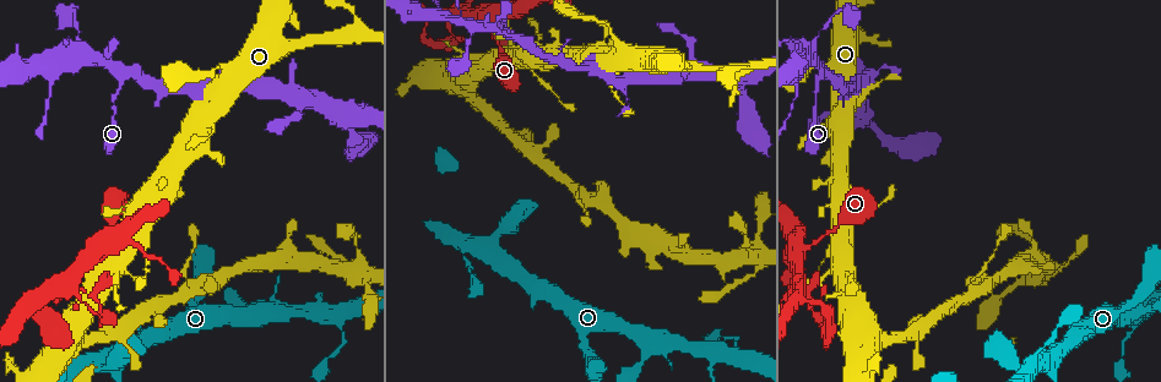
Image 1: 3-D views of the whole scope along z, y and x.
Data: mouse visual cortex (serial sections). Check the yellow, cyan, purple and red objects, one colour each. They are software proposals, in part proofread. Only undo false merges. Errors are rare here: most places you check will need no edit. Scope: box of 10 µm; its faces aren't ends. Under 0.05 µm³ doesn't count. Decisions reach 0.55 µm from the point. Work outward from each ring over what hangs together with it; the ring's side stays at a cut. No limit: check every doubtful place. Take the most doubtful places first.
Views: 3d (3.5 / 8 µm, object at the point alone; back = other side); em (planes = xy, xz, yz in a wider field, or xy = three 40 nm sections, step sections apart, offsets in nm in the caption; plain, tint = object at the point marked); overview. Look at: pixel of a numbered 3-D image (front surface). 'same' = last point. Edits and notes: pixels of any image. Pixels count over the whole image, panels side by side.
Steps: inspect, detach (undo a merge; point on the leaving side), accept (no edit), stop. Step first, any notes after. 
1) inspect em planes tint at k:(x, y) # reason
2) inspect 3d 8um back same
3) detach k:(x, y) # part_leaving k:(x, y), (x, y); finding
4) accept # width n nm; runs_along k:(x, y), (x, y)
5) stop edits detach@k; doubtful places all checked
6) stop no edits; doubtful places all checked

inspect 3d 3.5um at 1:(89, 292) # thin neck

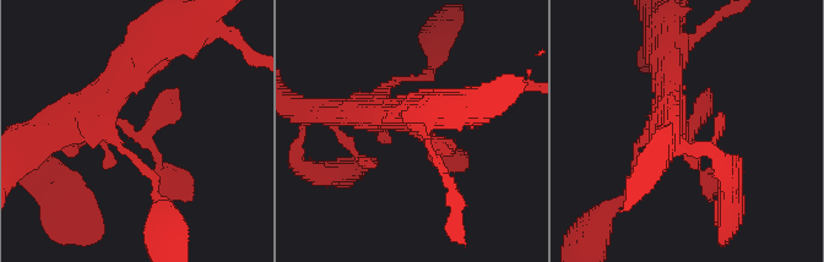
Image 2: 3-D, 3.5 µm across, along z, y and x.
inspect em xy step 5 tint at 2:(690, 132) # now the EM

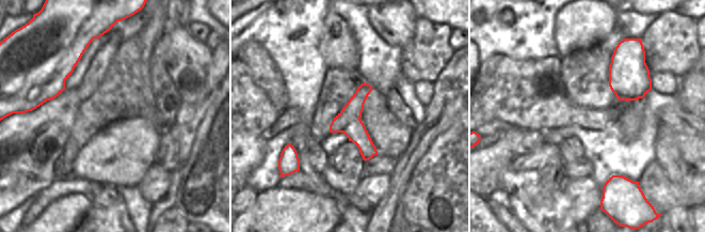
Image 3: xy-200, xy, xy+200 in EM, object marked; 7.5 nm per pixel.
accept # width 190 nm; runs_along 2:(129, 77), (102, 108), (182, 187); all the same cell

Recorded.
inspect 3d 3.5um back at 1:(124, 77) # branch point

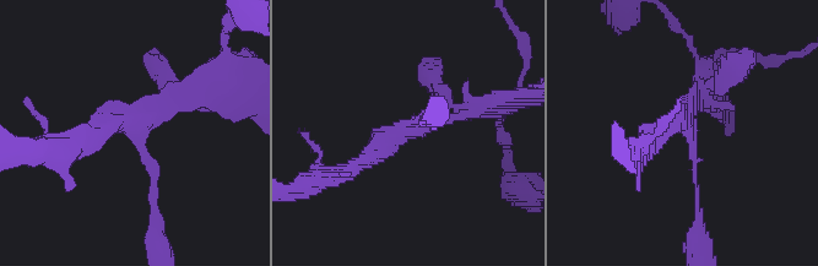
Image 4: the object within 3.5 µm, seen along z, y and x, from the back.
inspect em xy step 2 plain at 4:(412, 126) # arms 3; arm_widths 100, 150, 300 nm

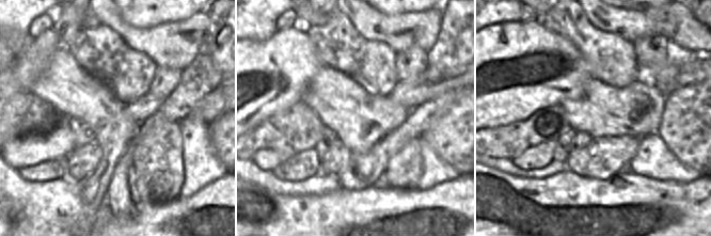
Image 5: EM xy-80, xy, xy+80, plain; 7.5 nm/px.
inspect em xy step 2 tint same

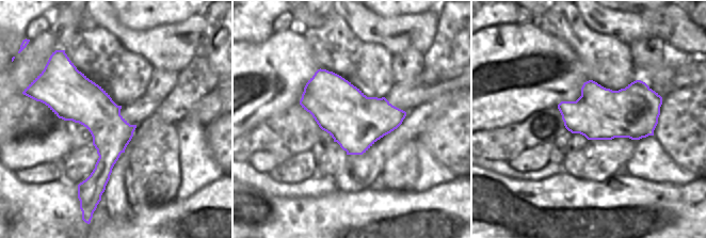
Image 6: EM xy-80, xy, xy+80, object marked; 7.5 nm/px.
accept # runs_along 4:(153, 206), (153, 164), (128, 123), (75, 146); continuous, no second cell

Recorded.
inspect 3d 8um at 1:(472, 24) # sudden change in width

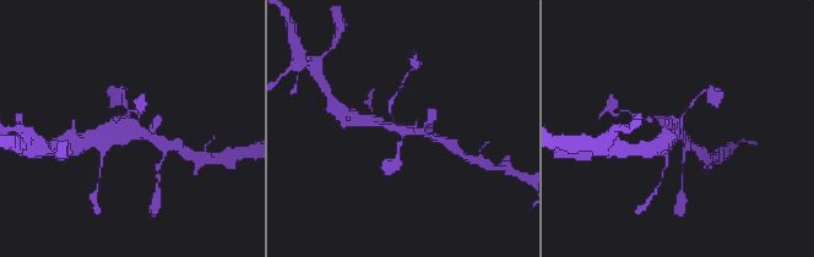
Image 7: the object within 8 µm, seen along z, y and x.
inspect 3d 3.5um same

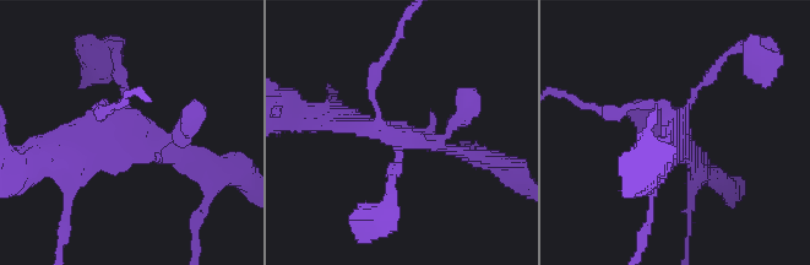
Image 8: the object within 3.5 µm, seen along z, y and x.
inspect em xy step 2 tint at 8:(677, 128) # shape alone is not enough

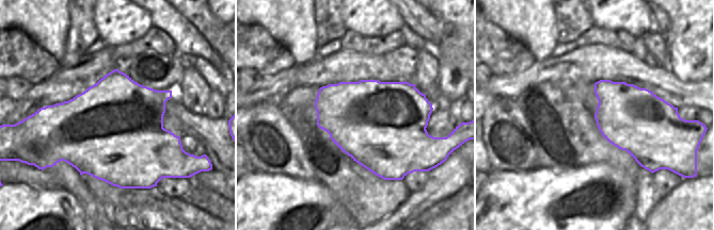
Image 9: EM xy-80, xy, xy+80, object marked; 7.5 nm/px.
accept # runs_along 8:(195, 163), (126, 130), (115, 63); one cell here

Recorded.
stop no edits; doubtful places all checked

